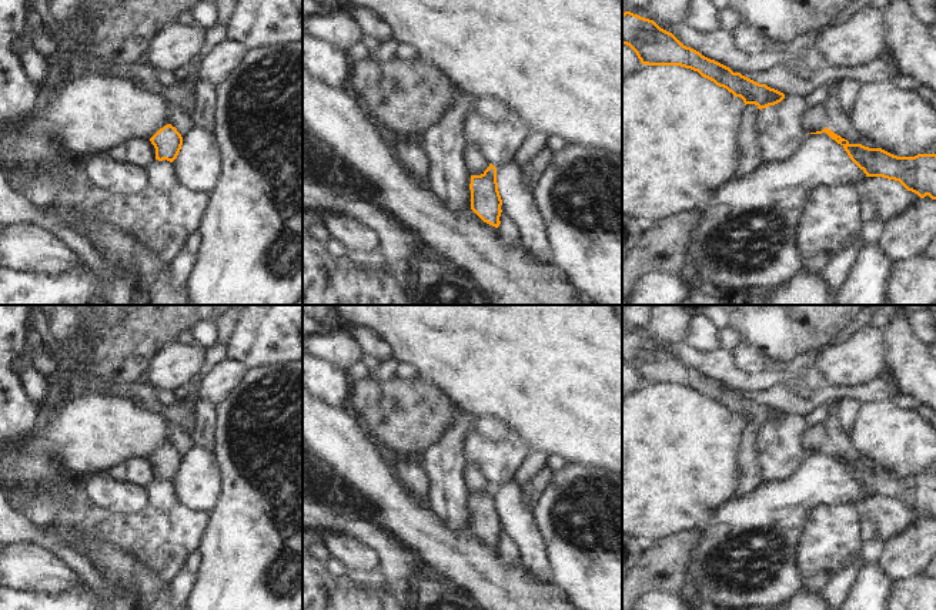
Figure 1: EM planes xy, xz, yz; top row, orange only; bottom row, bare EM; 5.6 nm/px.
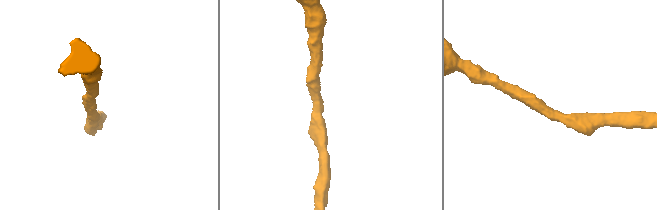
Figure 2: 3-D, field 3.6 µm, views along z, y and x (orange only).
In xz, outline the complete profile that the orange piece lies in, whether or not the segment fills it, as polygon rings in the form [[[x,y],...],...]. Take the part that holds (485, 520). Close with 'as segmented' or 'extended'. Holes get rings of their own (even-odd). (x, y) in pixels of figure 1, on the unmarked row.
[[[489,486],[481,495],[471,495],[471,529],[487,543],[498,547],[502,519],[498,510],[497,487]]] | as segmented

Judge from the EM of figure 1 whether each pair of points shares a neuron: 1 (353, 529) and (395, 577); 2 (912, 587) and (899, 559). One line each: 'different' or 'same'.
1: same
2: different

